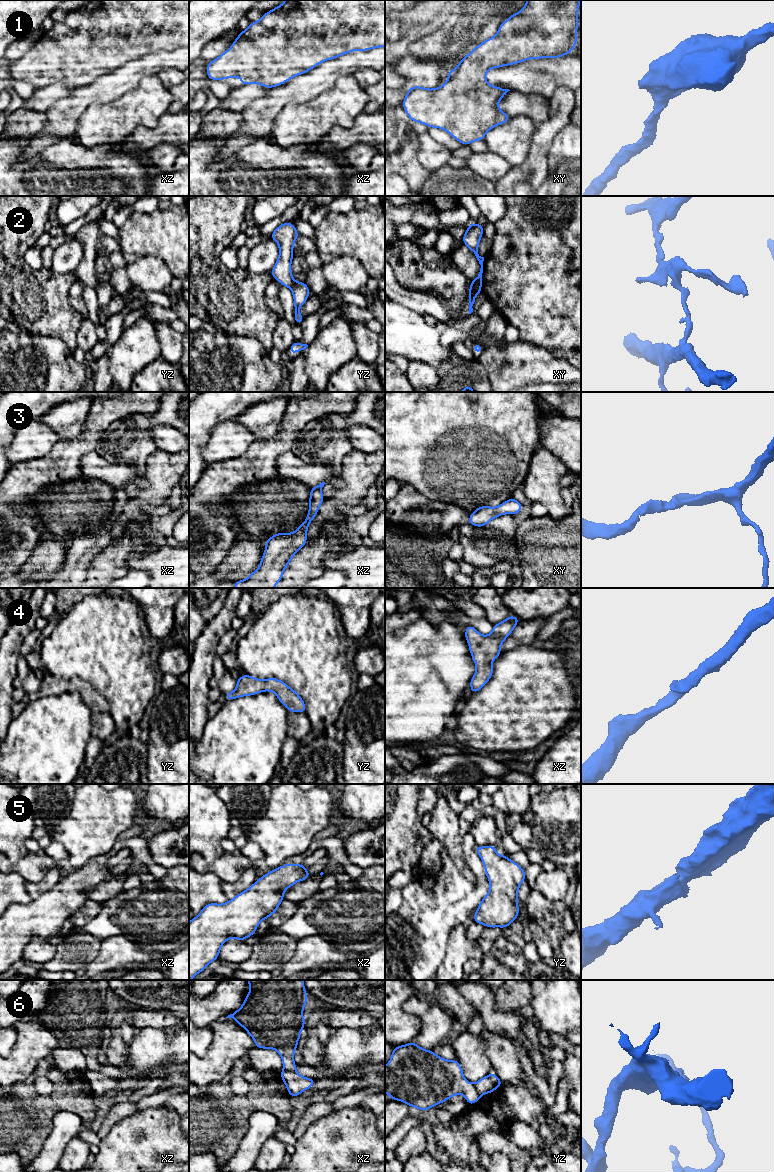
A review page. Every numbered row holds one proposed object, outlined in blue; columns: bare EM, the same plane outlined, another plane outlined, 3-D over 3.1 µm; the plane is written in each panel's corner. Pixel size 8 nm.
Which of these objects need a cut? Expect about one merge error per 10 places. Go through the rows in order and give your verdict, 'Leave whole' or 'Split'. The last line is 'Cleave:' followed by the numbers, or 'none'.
1: Leave whole
2: Split
3: Leave whole
4: Leave whole
5: Leave whole
6: Split
Cleave: 2, 6

